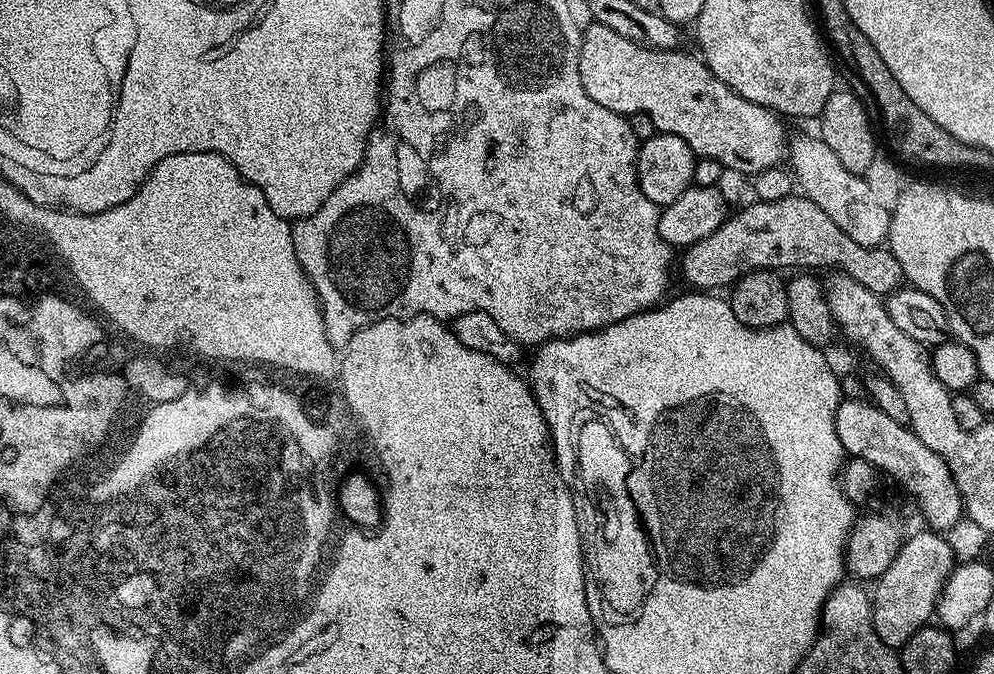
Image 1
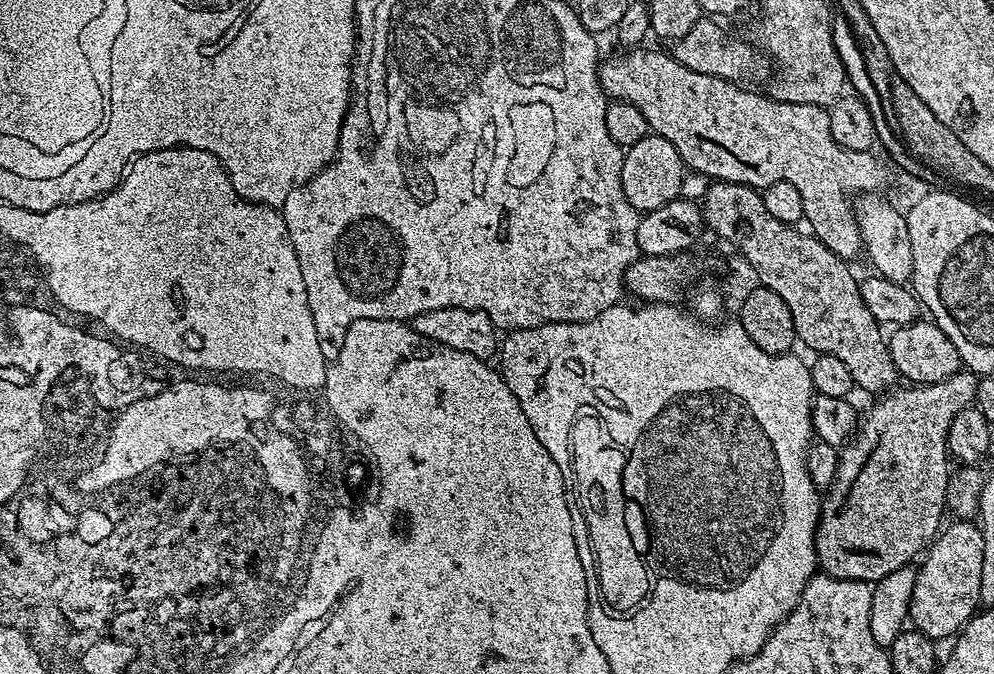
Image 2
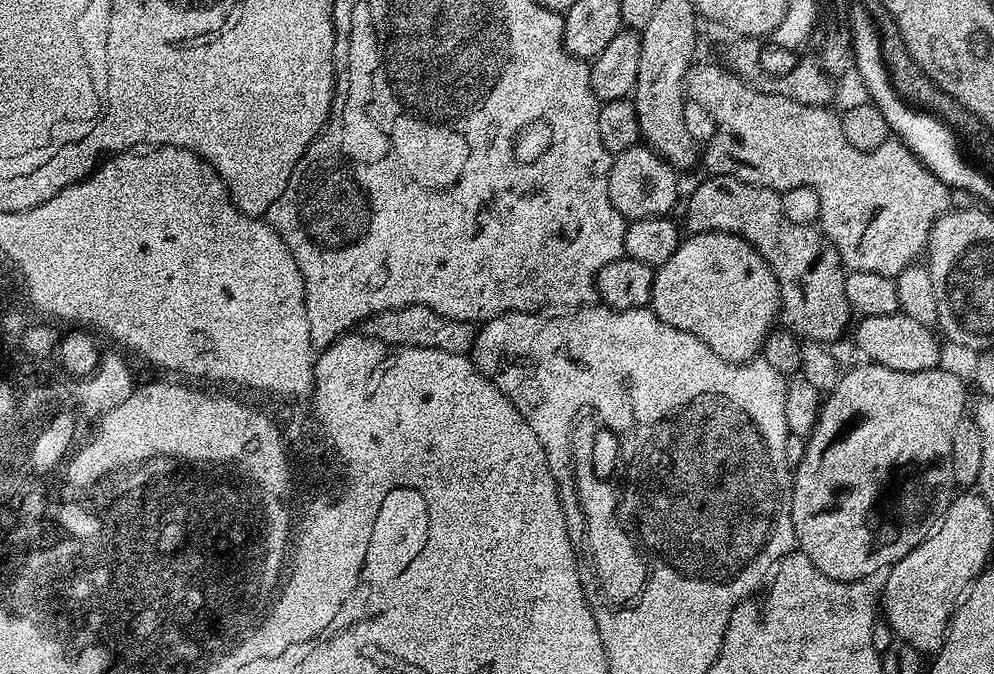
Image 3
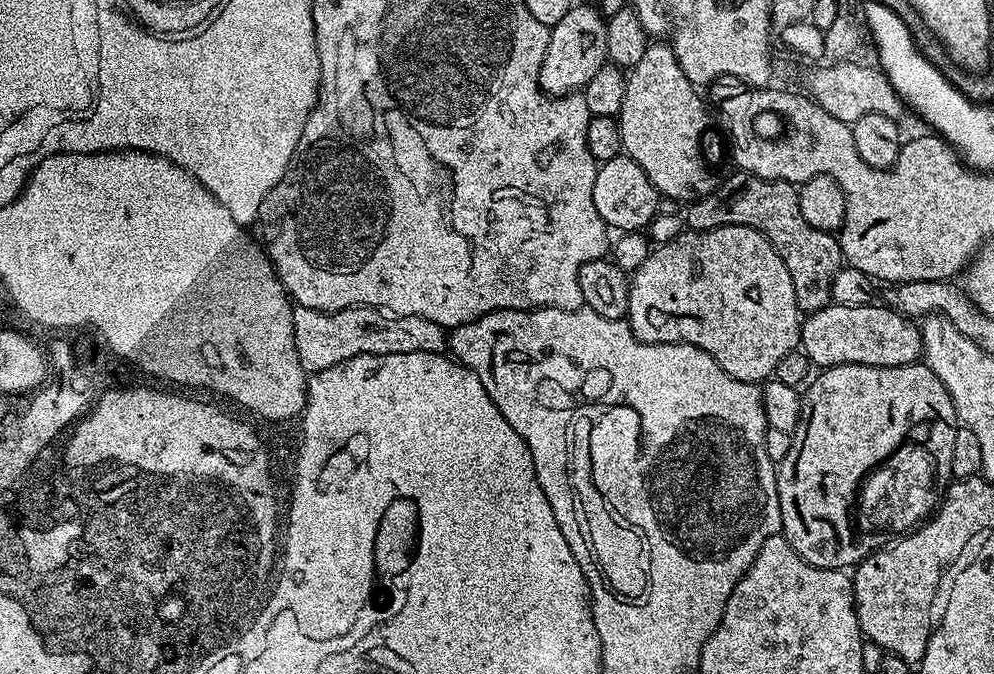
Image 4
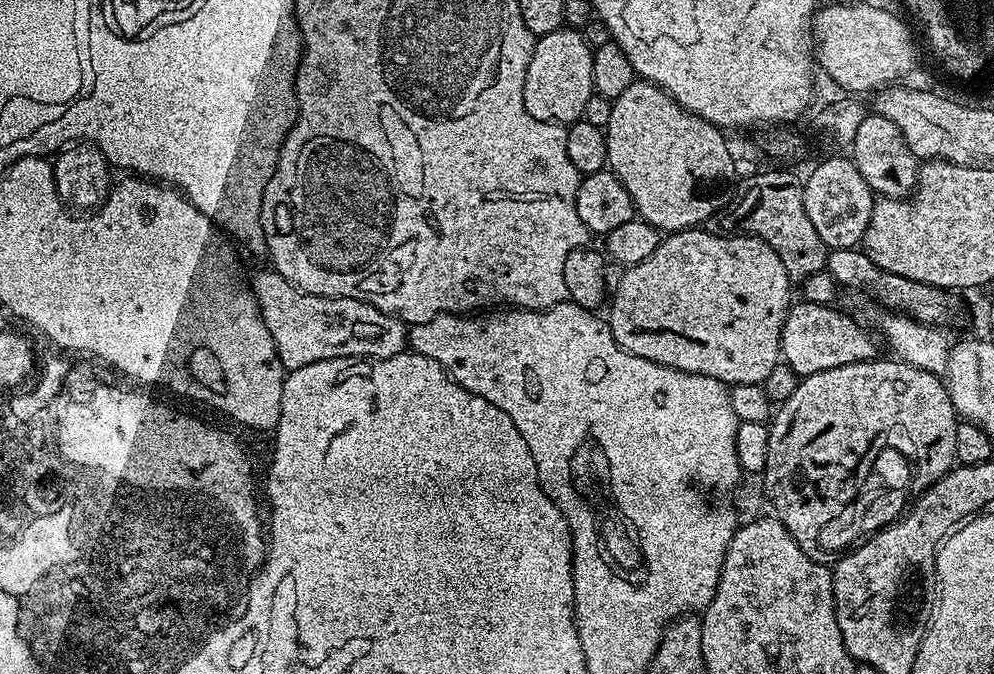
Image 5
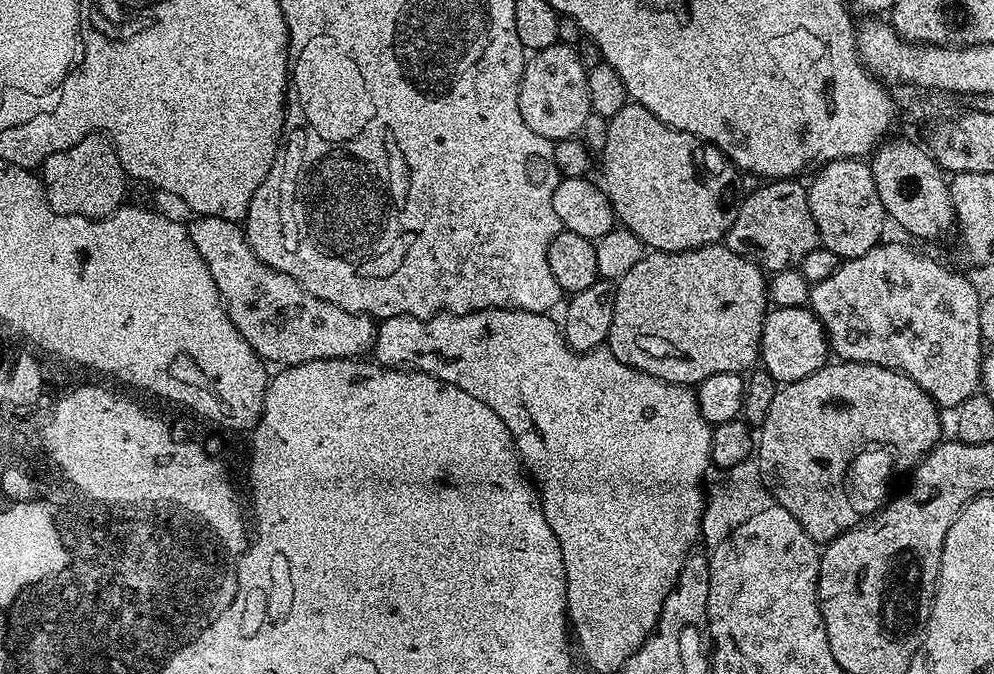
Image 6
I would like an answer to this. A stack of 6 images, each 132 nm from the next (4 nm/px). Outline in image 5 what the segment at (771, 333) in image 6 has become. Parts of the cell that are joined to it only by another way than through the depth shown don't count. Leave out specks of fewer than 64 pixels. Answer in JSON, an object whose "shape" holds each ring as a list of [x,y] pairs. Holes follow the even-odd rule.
{"shape":[[[796,302],[788,309],[788,317],[782,326],[780,335],[780,355],[783,363],[795,370],[797,376],[803,378],[810,374],[818,374],[822,370],[834,370],[834,366],[857,364],[863,360],[877,359],[877,337],[867,332],[856,320],[851,320],[844,312],[839,312],[839,307],[826,304],[805,304]]]}

